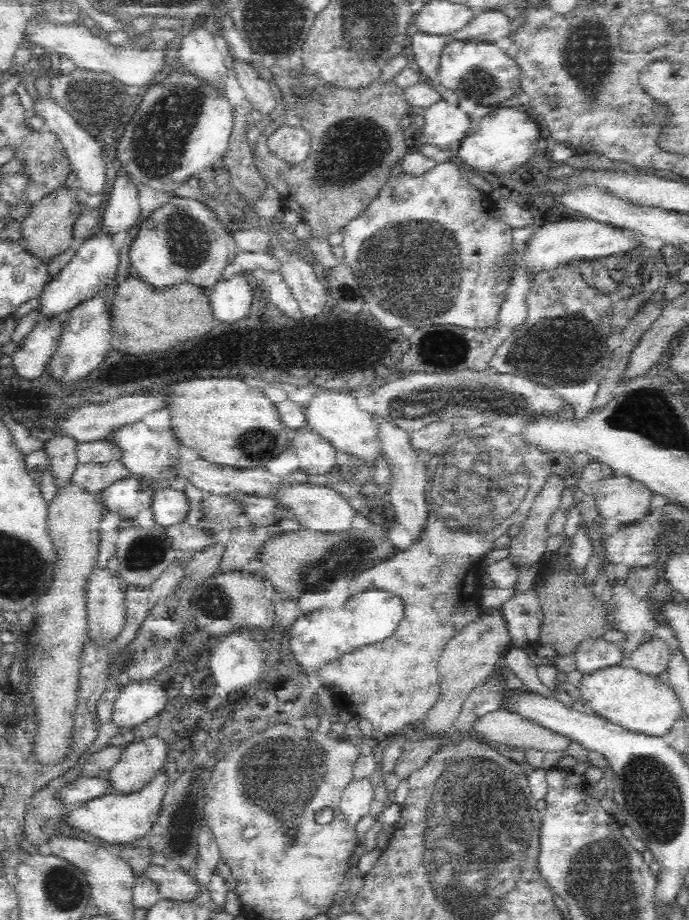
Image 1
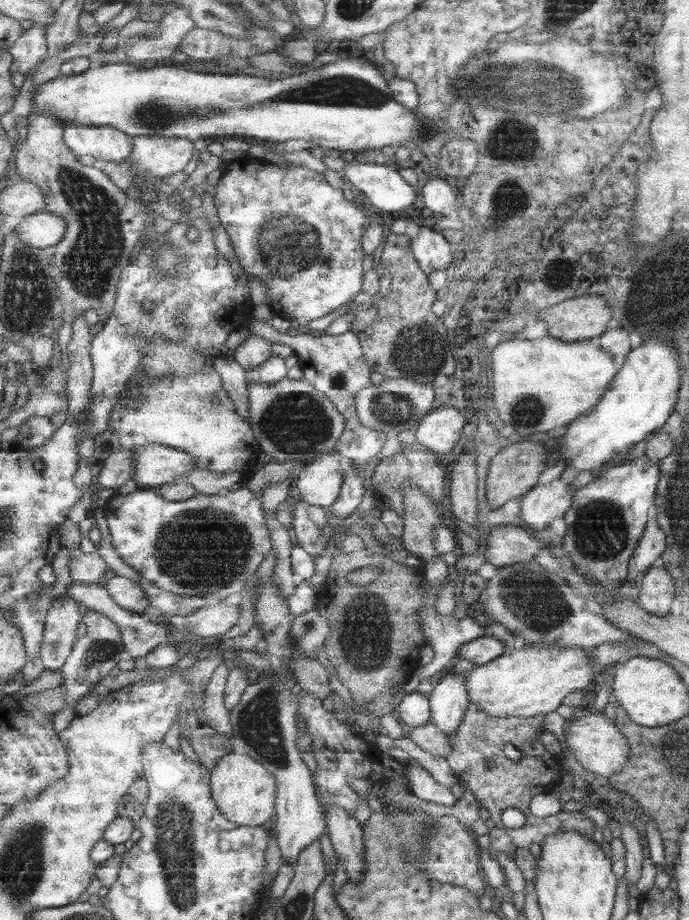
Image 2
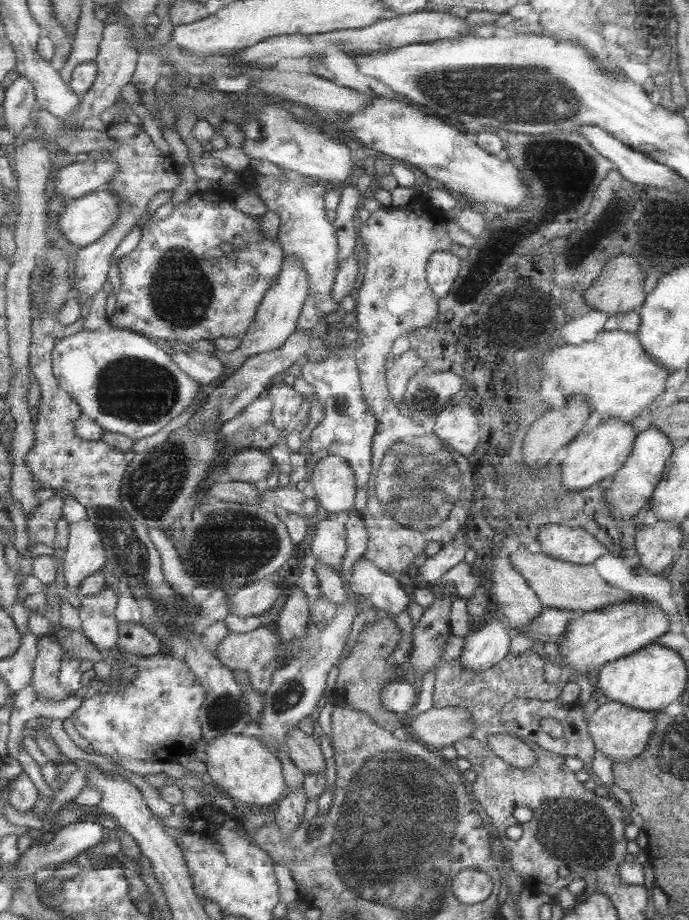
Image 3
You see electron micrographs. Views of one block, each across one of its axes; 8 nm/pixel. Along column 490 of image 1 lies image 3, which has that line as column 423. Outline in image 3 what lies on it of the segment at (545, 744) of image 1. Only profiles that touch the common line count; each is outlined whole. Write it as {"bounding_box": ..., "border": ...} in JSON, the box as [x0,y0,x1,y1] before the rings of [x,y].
{"bounding_box":[410,706,473,751],"border":[[[432,706],[422,713],[412,713],[410,726],[421,743],[438,751],[473,736],[471,715],[462,706]]]}

